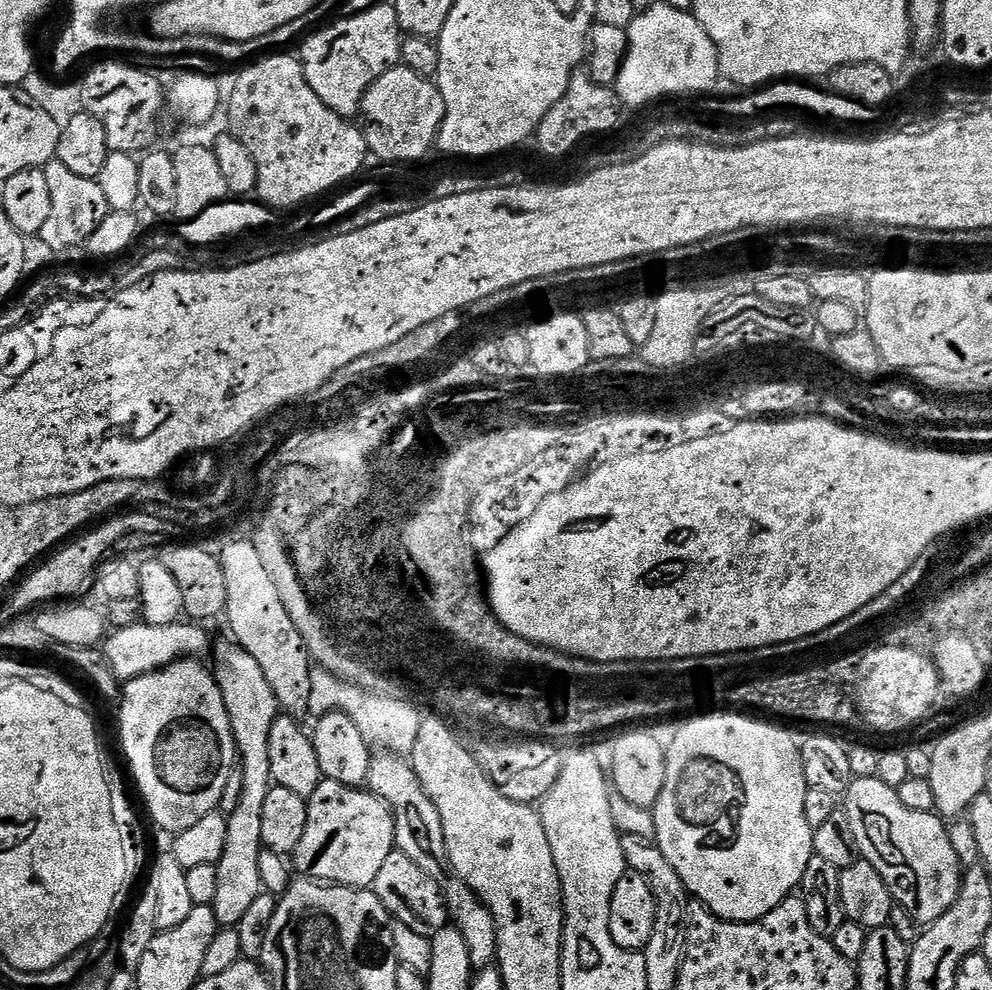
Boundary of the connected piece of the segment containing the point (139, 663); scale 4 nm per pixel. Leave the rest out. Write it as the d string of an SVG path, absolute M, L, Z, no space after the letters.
M139 622L117 627L107 637L107 659L121 681L127 682L137 676L144 676L147 672L155 672L177 659L181 654L200 654L196 652L209 651L208 632L196 624L149 624Z

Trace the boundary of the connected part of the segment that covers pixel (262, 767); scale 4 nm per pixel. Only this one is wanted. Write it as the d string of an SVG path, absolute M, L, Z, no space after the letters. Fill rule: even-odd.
M235 639L215 641L216 660L220 663L218 683L224 692L224 701L230 714L230 724L236 739L236 751L242 767L242 798L228 816L226 850L216 865L218 894L214 894L212 908L220 926L239 925L242 914L250 910L254 898L261 894L258 860L262 851L262 806L266 794L274 786L270 762L270 732L278 715L276 694L262 666Z

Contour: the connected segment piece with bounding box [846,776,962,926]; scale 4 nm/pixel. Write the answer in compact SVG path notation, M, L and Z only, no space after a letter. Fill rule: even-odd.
M861 776L853 779L846 793L848 805L846 811L850 818L850 826L854 830L854 838L859 855L882 874L888 887L892 889L892 898L897 905L900 904L920 923L920 926L933 924L954 902L960 893L962 869L958 854L954 852L954 846L950 844L948 837L949 825L936 812L923 812L922 810L910 810L902 802L897 789L886 786L886 782L876 779L875 776Z

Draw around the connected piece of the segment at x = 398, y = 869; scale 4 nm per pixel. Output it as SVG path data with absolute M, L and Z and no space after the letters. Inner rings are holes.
M399 850L392 851L390 858L386 858L382 870L378 870L374 891L376 897L387 906L389 913L399 923L410 926L410 930L431 934L449 927L448 903L444 900L444 891L440 889L440 884L430 874L426 874L426 870L422 870L422 866L414 862L414 858L406 858L406 854L402 854Z

